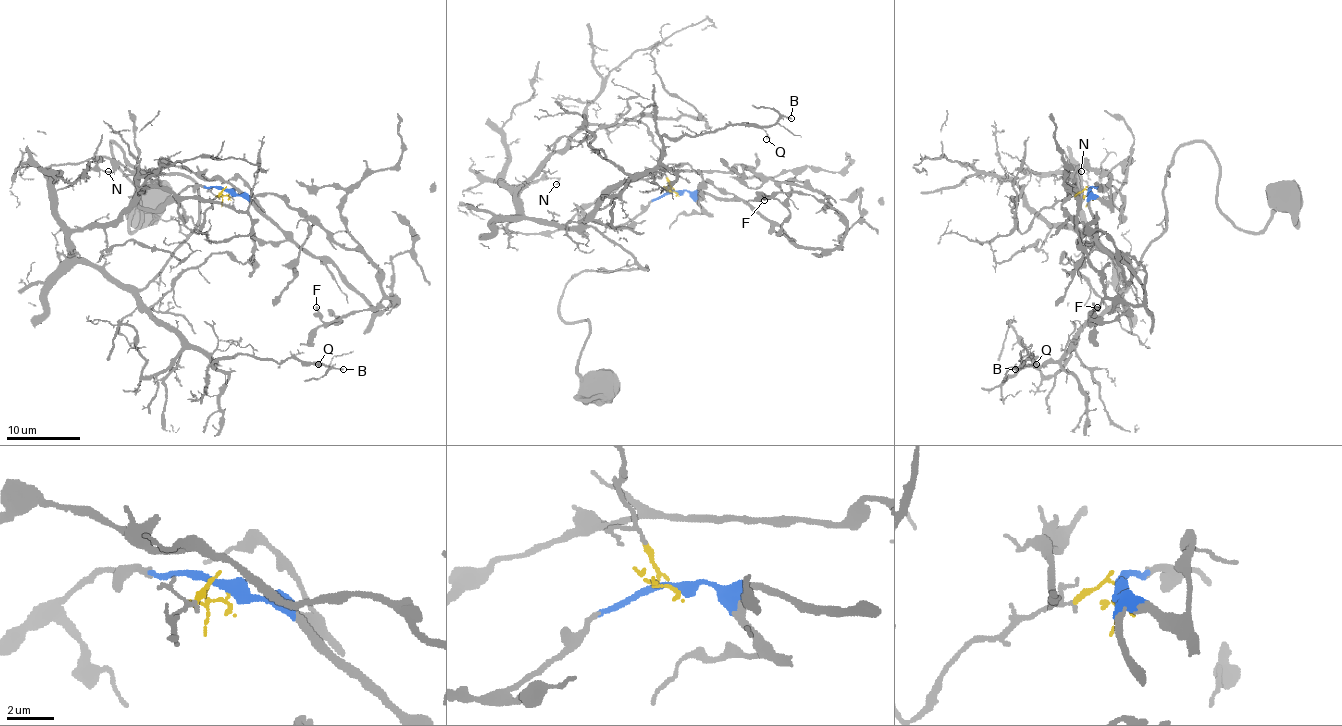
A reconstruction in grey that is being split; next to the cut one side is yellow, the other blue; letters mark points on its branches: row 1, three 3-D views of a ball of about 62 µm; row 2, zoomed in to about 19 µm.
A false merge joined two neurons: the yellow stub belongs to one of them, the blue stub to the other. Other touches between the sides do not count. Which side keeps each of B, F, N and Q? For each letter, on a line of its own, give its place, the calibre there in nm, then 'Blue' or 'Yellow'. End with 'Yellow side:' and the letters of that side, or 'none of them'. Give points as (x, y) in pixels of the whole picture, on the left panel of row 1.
B: Place: (343, 369). Thickness 140 nm. Yellow
F: Place: (316, 307). Thickness 200 nm. Blue
N: Place: (108, 171). Thickness 120 nm. Yellow
Q: Place: (318, 364). Thickness 120 nm. Yellow
Yellow side: B, N, Q

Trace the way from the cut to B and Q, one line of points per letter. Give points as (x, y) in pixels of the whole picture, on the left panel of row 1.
B: (228, 192), (197, 233), (147, 186), (114, 222), (77, 229), (71, 251), (213, 368), (254, 355), (343, 370)
Q: (228, 192), (197, 233), (147, 186), (114, 222), (77, 229), (71, 251), (213, 368), (238, 355), (319, 364)

